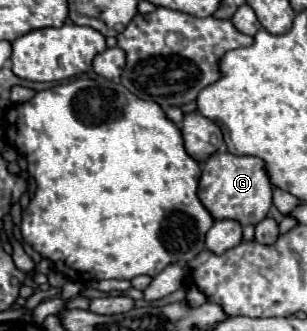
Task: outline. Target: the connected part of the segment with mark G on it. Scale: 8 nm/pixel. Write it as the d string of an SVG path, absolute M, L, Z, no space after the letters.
M215 153L203 165L199 179L199 199L213 219L233 219L245 225L263 221L271 207L271 181L257 157L237 157L231 153Z

